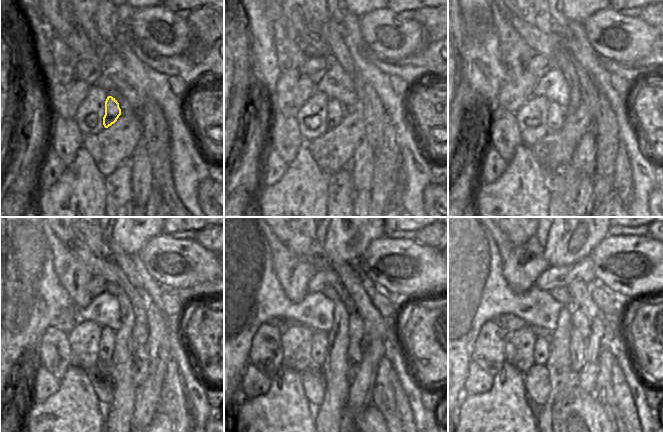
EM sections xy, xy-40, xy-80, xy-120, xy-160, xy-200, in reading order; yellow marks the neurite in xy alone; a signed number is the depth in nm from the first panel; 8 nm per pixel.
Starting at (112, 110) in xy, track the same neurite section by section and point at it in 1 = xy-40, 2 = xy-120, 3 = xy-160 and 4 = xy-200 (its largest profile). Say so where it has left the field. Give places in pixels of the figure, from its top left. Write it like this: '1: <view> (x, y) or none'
1: xy-40 (336, 110)
2: xy-120 (107, 340)
3: xy-160 (319, 342)
4: xy-200 (542, 349)

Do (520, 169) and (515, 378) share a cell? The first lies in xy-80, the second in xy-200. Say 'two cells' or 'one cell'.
one cell

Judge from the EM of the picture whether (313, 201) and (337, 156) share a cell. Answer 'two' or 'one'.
two

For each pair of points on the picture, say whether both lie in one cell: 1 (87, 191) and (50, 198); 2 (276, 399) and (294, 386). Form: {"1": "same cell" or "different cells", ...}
{"1": "same cell", "2": "same cell"}

